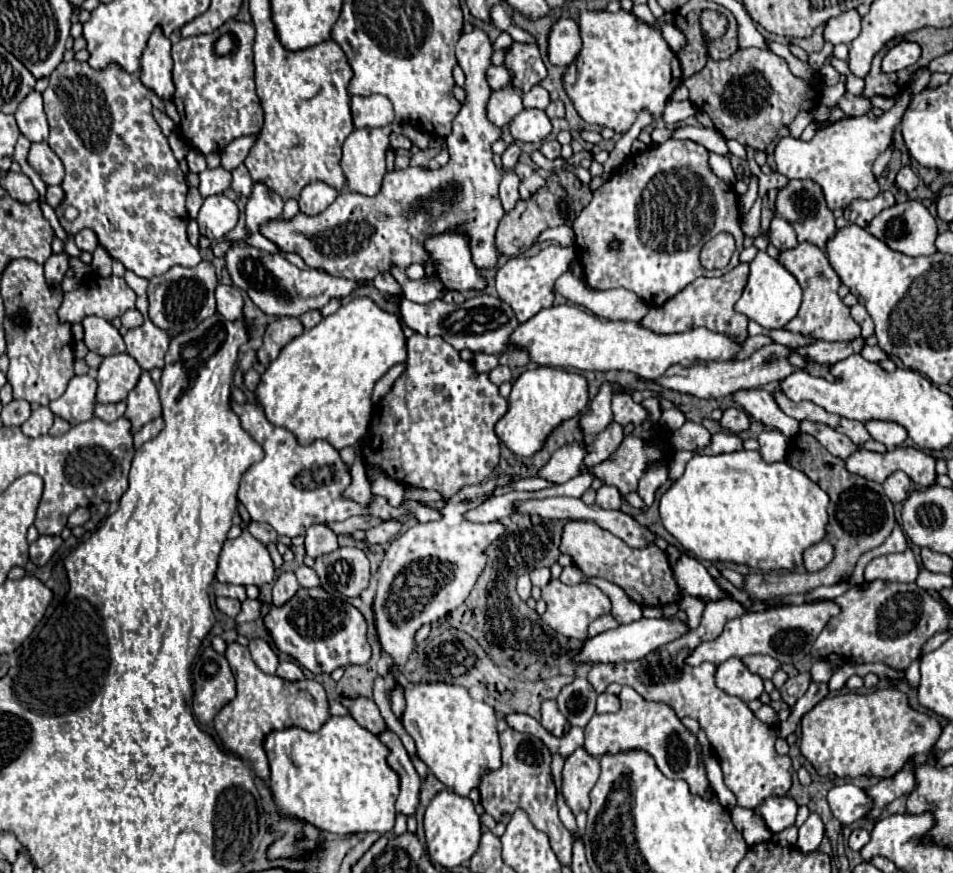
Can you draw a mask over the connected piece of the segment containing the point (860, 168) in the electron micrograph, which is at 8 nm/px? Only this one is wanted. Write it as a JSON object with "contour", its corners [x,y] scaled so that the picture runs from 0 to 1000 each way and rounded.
{"contour":[[[949,103],[944,110],[938,112],[938,121],[930,126],[923,135],[898,133],[898,135],[879,137],[867,144],[865,149],[858,149],[850,163],[823,156],[812,174],[816,197],[827,202],[829,206],[854,206],[863,215],[871,241],[877,238],[886,241],[898,227],[905,229],[917,227],[923,220],[923,215],[915,199],[915,188],[932,170],[936,153],[942,147],[949,126],[955,119],[955,112],[957,105]]]}

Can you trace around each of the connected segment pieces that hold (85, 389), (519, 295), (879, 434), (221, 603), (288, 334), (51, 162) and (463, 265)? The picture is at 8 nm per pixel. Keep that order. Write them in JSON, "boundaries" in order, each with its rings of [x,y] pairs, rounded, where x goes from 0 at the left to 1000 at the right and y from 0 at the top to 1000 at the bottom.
{"boundaries":[[[[92,428],[78,431],[69,444],[69,449],[52,460],[52,470],[71,481],[76,488],[90,483],[99,477],[99,451],[101,451],[101,435]]],[[[575,282],[569,289],[565,289],[558,296],[535,296],[527,307],[520,312],[520,332],[523,339],[533,346],[546,369],[556,367],[560,360],[565,360],[569,353],[577,353],[581,346],[581,323],[586,316],[590,316],[598,298],[604,293],[602,284],[590,284],[590,282]]],[[[913,481],[913,483],[907,483],[907,488],[909,488],[911,497],[917,504],[930,509],[932,513],[940,513],[940,511],[944,511],[953,502],[953,495],[944,486],[940,486],[940,483]]],[[[227,685],[227,694],[231,701],[235,701],[241,708],[246,708],[252,701],[252,690],[246,685]]],[[[292,364],[290,369],[285,369],[277,383],[277,394],[271,401],[271,412],[281,419],[296,401],[296,396],[300,396],[304,389],[308,389],[311,385],[315,385],[319,380],[319,373],[315,369],[315,364]]],[[[48,163],[34,165],[29,186],[48,211],[59,211],[59,213],[65,211],[65,204],[67,204],[65,183],[55,174],[55,170]]],[[[470,263],[468,268],[455,268],[445,277],[451,300],[445,302],[449,316],[458,316],[466,332],[508,332],[510,318],[495,300],[493,277],[489,268]]]]}

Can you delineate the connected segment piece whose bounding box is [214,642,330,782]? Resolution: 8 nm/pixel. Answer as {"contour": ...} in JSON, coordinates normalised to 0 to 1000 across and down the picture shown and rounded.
{"contour":[[[250,735],[239,738],[237,756],[248,777],[248,800],[239,804],[231,818],[225,822],[225,834],[233,848],[233,852],[250,864],[252,868],[260,871],[267,880],[267,887],[281,896],[283,877],[277,861],[277,845],[285,836],[298,836],[304,832],[313,832],[323,838],[332,838],[344,822],[344,802],[340,788],[332,779],[315,779],[315,781],[300,781],[294,774],[277,772],[267,756],[262,754],[260,742],[252,740]]]}

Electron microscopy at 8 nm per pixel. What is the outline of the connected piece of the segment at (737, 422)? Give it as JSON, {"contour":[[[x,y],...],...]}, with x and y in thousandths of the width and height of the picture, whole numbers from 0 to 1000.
{"contour":[[[764,467],[756,481],[760,493],[766,493],[770,497],[781,495],[787,490],[787,477],[779,467]]]}

